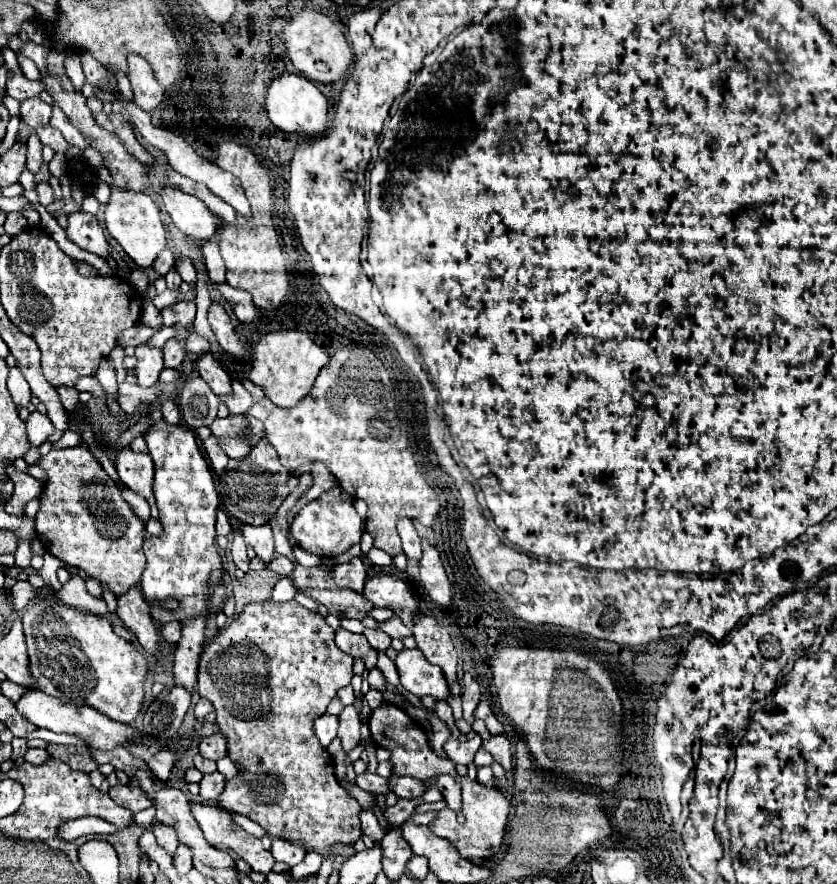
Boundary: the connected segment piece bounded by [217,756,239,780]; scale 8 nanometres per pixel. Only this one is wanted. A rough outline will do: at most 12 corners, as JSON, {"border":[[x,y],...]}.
{"border":[[227,756],[217,762],[217,770],[223,776],[237,776],[235,766]]}

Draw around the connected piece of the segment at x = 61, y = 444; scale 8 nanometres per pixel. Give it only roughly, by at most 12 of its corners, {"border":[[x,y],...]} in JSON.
{"border":[[67,430],[55,448],[81,446],[81,434]]}

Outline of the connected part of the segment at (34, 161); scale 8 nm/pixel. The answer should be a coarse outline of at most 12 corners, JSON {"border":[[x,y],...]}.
{"border":[[39,136],[27,138],[27,168],[37,174],[43,160]]}

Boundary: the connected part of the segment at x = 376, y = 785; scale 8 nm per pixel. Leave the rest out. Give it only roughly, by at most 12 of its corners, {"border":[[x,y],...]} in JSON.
{"border":[[357,774],[355,784],[373,794],[387,794],[387,780],[369,774]]}

